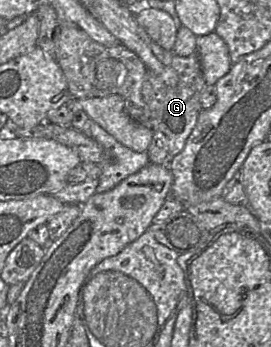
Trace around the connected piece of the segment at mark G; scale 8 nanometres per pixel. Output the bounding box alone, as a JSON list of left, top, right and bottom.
[142,51,206,166]

